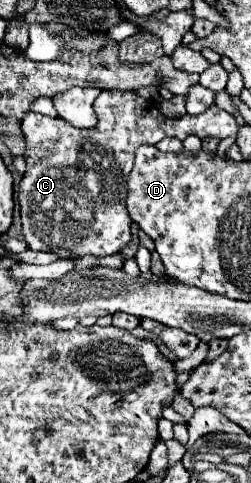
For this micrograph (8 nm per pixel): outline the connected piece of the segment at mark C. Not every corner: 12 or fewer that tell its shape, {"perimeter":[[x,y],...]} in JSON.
{"perimeter":[[102,91],[98,125],[26,113],[18,189],[30,249],[106,257],[132,239],[138,145],[234,135]]}

